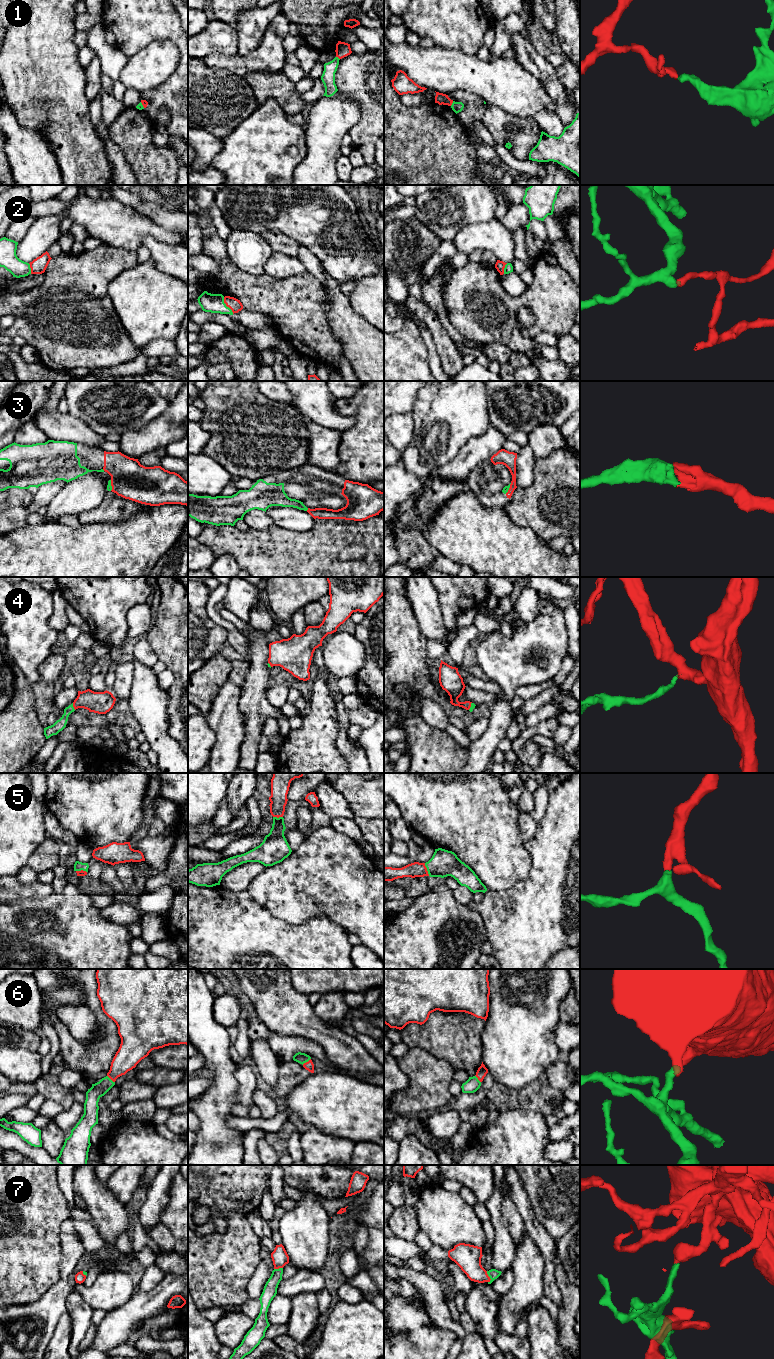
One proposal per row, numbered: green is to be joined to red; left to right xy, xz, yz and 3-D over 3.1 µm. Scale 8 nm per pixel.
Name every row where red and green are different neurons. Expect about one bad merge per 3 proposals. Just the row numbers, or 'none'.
1, 2

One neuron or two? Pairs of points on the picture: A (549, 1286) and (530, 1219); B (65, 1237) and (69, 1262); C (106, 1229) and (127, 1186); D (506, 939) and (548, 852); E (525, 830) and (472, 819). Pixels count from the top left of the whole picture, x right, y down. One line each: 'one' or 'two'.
A: one
B: one
C: two
D: one
E: two

